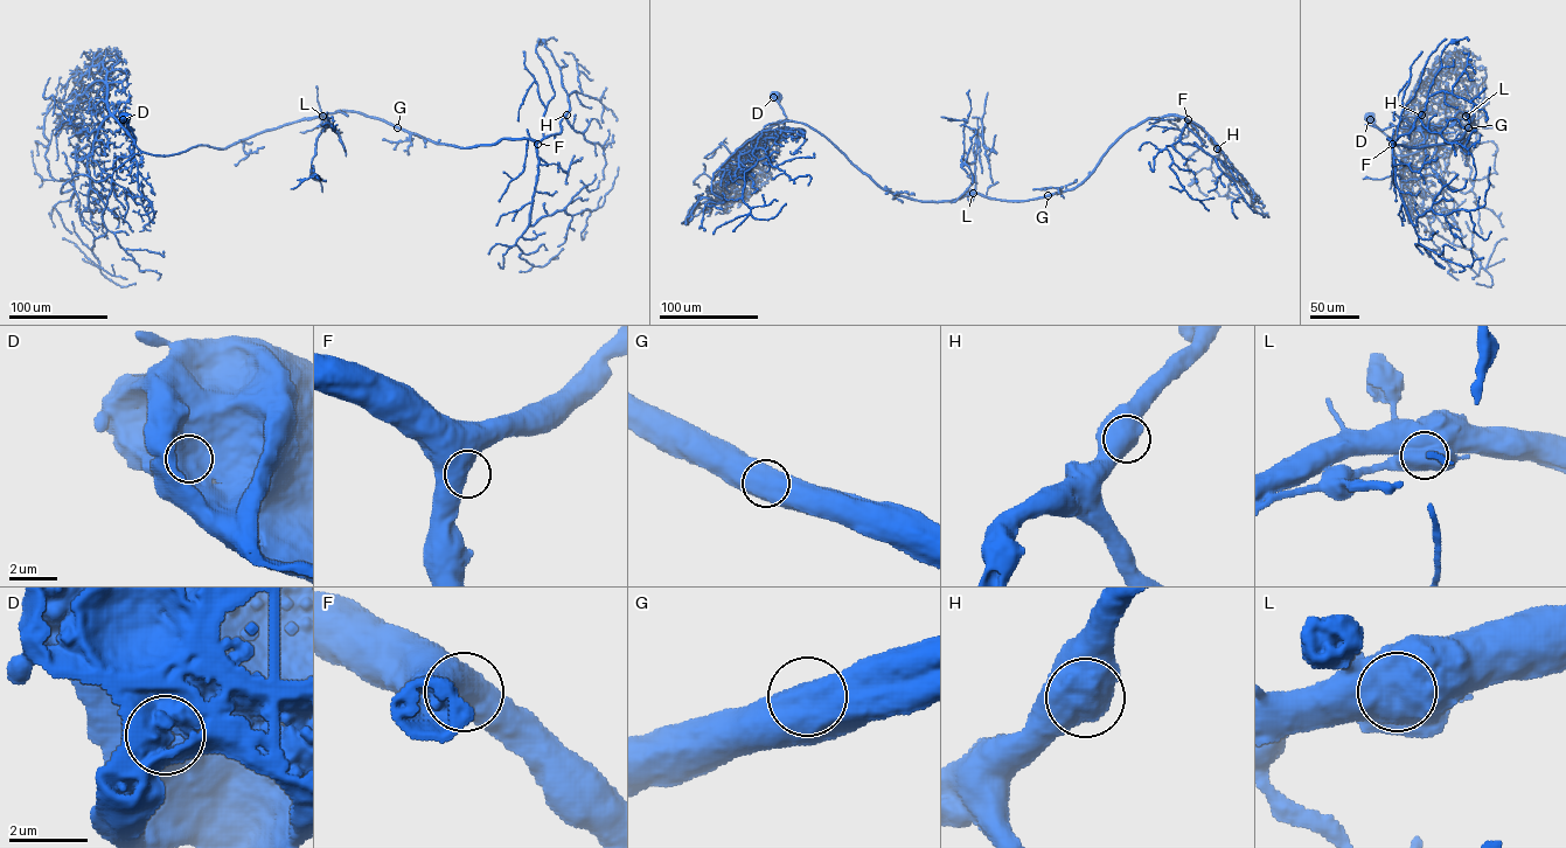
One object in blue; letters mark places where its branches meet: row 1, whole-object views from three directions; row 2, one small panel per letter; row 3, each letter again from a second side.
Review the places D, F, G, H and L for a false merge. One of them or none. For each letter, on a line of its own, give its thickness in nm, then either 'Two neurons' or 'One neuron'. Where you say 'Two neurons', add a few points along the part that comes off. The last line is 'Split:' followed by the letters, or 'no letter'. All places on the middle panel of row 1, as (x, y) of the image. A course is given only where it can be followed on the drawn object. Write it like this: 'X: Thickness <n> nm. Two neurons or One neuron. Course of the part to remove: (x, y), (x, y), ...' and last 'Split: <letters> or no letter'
D: Thickness 1200 nm. One neuron
F: Thickness 950 nm. One neuron
G: Thickness 1100 nm. One neuron
H: Thickness 1100 nm. One neuron
L: Thickness 1200 nm. Two neurons. Course of the part to remove: (973, 193), (974, 161), (961, 161), (975, 133), (964, 124), (969, 90)
Split: L

